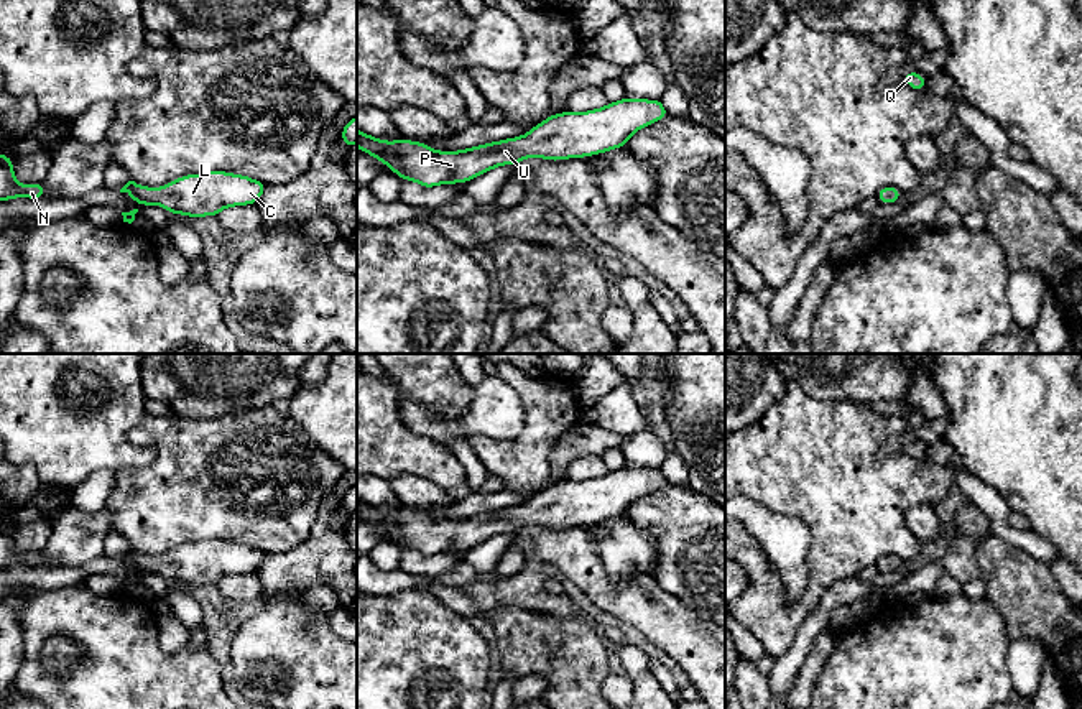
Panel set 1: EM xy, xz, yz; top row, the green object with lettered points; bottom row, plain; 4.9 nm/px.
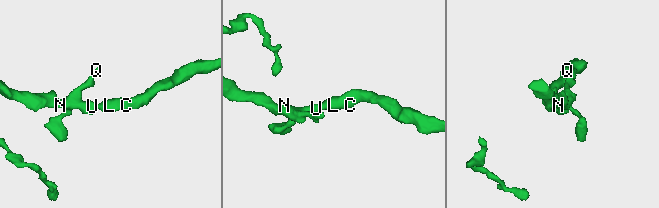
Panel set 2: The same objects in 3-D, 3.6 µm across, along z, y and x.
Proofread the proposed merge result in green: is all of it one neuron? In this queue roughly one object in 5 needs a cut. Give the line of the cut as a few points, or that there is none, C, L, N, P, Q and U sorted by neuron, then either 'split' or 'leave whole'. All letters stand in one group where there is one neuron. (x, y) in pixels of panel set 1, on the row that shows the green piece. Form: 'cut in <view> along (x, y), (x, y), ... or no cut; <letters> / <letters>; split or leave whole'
no cut; C L N P Q U; leave whole

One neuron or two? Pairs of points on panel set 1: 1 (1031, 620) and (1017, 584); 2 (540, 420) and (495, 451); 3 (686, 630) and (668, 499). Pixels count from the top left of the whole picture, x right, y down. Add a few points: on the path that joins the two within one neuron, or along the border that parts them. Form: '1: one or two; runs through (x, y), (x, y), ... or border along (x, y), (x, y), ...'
1: one; runs through (1031, 612), (1031, 601), (1025, 593)
2: one; runs through (533, 433), (513, 453), (508, 453)
3: two; border along (655, 578), (686, 607), (707, 620)

